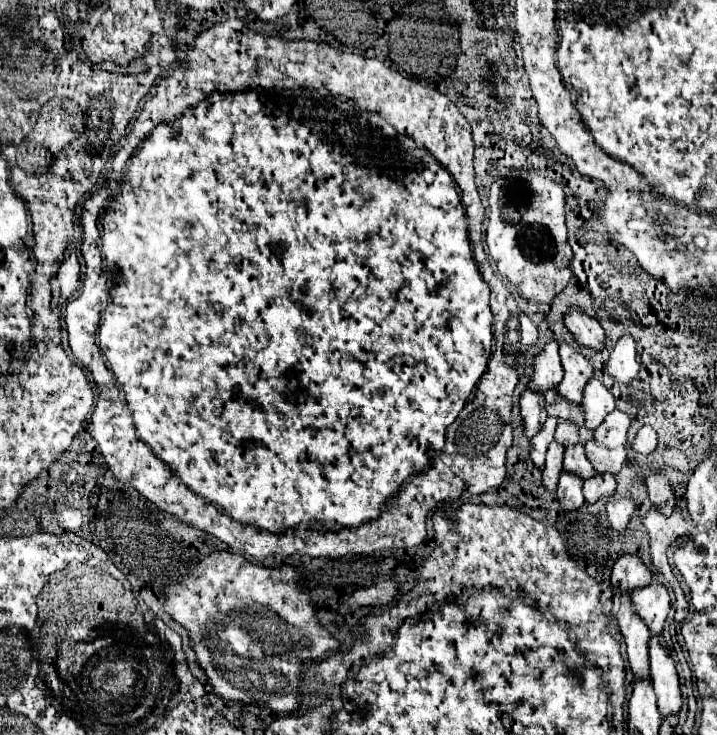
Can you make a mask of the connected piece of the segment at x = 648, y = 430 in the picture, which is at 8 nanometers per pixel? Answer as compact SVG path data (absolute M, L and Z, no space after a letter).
M649 424L641 426L633 440L633 450L641 454L651 454L655 448L657 448L657 432Z

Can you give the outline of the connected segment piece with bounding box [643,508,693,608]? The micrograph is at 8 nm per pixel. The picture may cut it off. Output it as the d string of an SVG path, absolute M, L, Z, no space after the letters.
M651 508L643 520L647 532L649 532L649 540L651 540L651 560L653 560L653 566L661 578L661 582L671 590L675 592L675 604L677 608L687 608L687 600L683 596L683 590L669 566L669 560L667 560L667 548L671 546L673 540L677 540L679 536L687 536L691 534L693 526L689 522L689 518L685 518L679 508L673 510L673 514L665 516L661 514L659 510Z

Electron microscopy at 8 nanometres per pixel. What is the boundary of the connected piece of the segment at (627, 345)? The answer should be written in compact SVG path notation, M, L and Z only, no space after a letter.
M623 336L615 344L615 348L605 364L605 370L621 384L631 382L639 372L639 364L635 360L635 346L637 346L637 340L633 336Z

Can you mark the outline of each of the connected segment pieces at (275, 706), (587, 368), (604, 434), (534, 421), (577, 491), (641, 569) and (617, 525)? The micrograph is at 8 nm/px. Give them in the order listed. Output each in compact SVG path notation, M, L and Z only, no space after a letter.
M213 552L201 556L199 564L189 568L187 580L165 588L165 610L189 632L197 660L221 698L267 706L277 714L295 712L303 662L323 660L327 650L339 648L339 642L319 626L309 596L301 594L295 582L297 572L291 566L265 568L247 562L239 554Z
M563 340L559 342L559 354L561 354L561 364L565 368L565 378L557 386L557 390L567 400L581 404L583 388L585 388L587 380L593 376L593 362L591 362L591 358L583 356L581 352L571 348Z
M615 408L611 414L605 416L601 426L595 428L593 440L587 440L585 454L591 458L591 464L595 466L595 472L605 474L617 474L627 460L627 428L631 420L625 412Z
M525 390L521 394L519 400L521 406L521 416L523 416L523 424L525 424L525 434L527 438L531 438L541 424L547 420L547 410L545 410L545 396L539 394L537 390Z
M565 470L561 472L559 484L557 484L557 498L565 510L575 510L583 504L583 494L581 494L581 478L575 478L573 474L567 474Z
M623 554L613 564L611 584L615 590L633 590L647 586L651 582L651 572L637 554Z
M611 496L607 504L607 520L615 530L623 530L631 520L635 504L629 496Z

